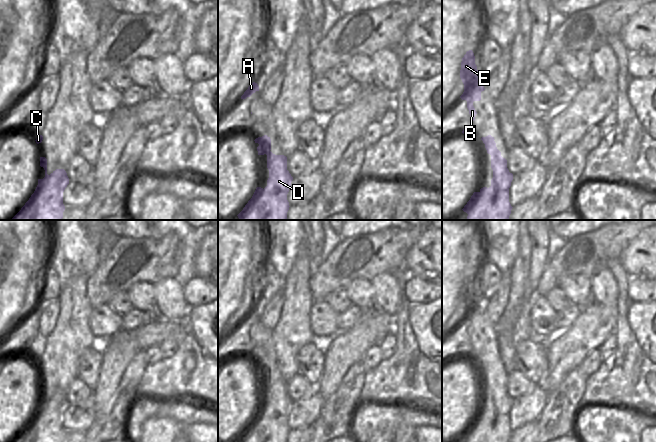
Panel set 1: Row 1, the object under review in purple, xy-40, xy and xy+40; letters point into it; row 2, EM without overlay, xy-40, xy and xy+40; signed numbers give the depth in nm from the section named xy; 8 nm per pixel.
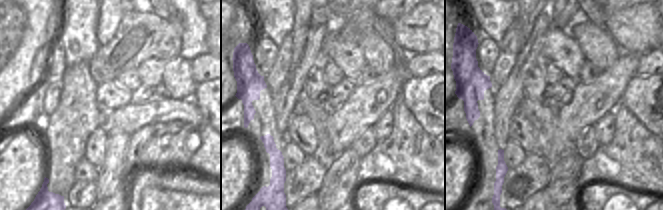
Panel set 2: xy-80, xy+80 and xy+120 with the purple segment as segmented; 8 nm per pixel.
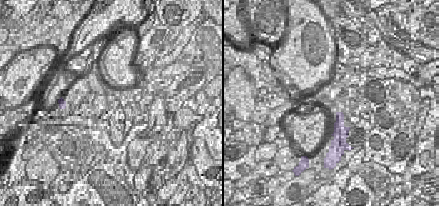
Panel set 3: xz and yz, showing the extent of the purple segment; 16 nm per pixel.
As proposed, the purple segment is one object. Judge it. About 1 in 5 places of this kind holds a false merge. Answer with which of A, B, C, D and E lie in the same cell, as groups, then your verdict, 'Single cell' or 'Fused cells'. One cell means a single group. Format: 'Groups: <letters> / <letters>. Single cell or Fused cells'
Groups: A B C D E. Single cell

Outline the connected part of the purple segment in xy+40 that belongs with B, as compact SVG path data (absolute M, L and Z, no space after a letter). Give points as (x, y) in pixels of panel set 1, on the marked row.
M472 50L467 51L462 58L460 78L464 84L464 92L460 98L467 101L471 121L474 121L477 112L473 106L473 102L481 100L481 92L485 88L483 86L483 77L477 70L475 56Z

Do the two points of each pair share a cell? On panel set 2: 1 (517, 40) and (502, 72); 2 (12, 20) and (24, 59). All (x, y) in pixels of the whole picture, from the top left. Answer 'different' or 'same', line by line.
1: same
2: same

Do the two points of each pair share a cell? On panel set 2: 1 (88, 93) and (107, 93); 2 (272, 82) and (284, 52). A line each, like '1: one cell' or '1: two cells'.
1: two cells
2: one cell

